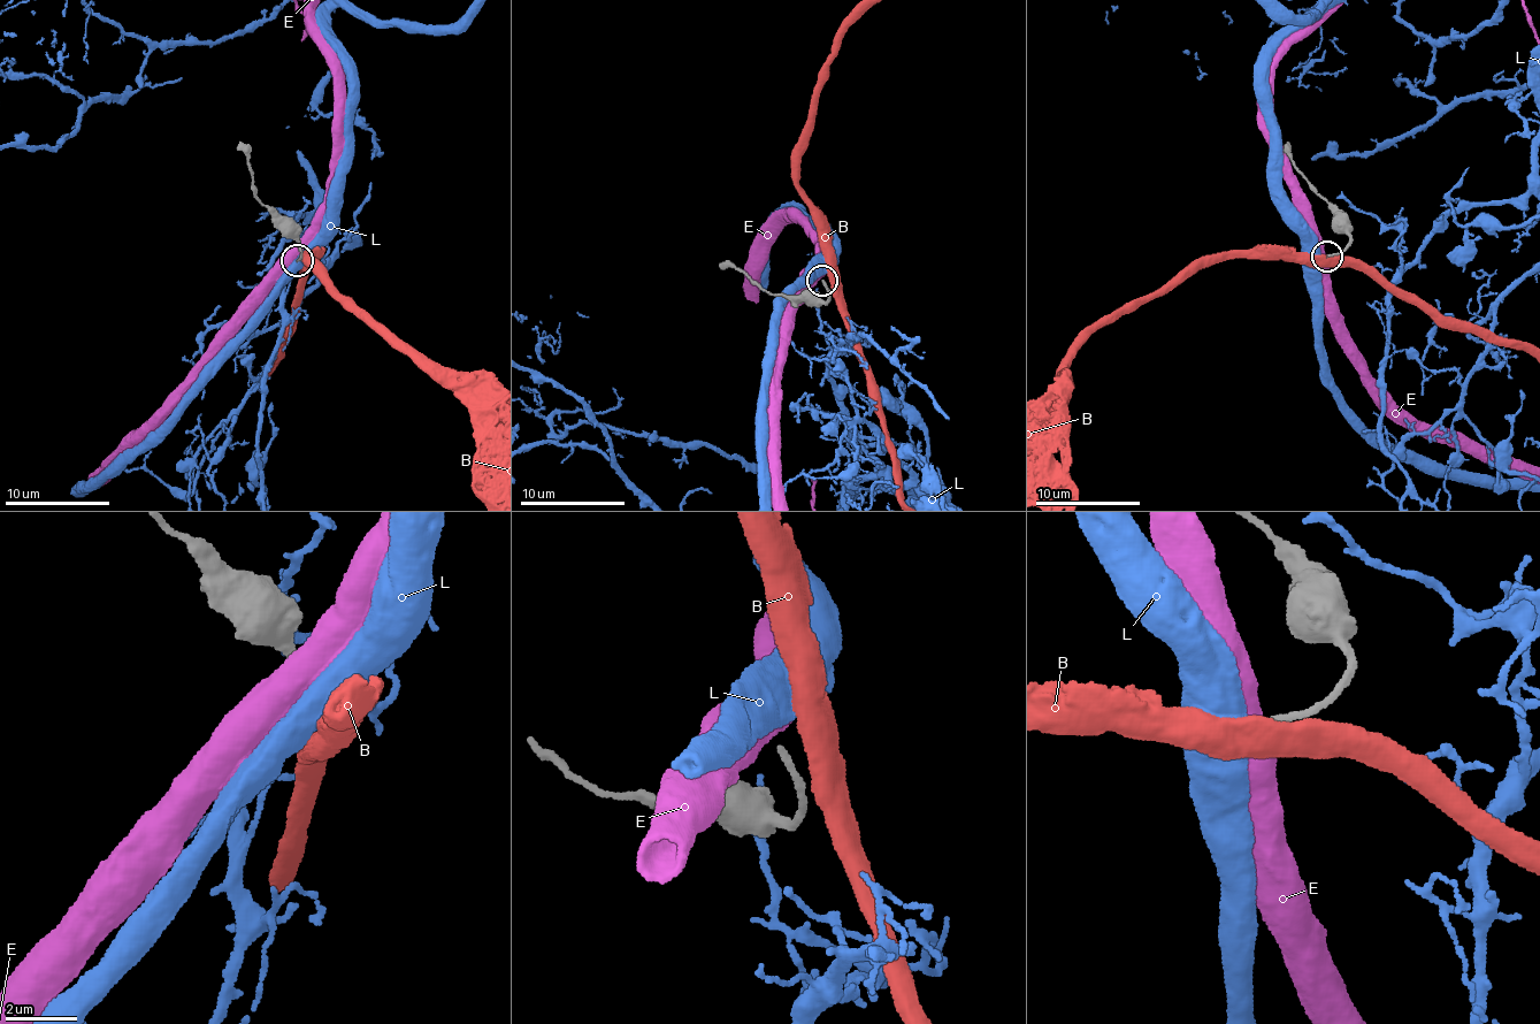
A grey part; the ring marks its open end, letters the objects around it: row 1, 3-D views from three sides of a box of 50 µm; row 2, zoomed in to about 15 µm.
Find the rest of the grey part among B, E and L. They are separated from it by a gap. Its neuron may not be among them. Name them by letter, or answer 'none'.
none

